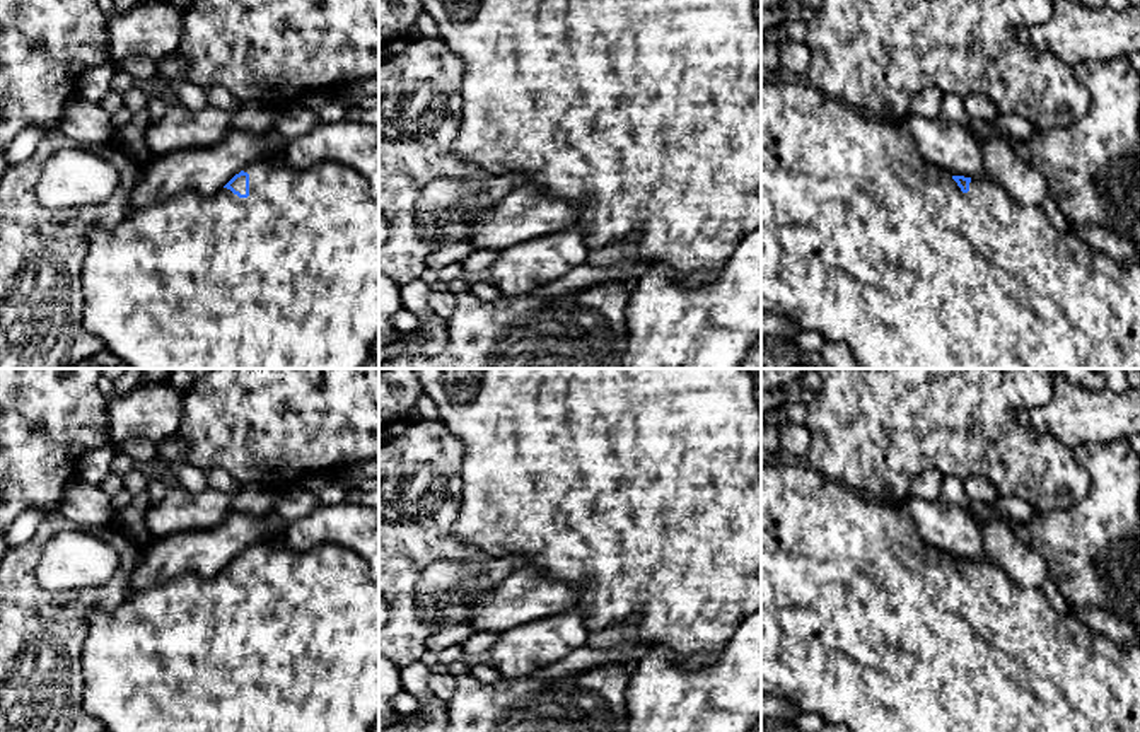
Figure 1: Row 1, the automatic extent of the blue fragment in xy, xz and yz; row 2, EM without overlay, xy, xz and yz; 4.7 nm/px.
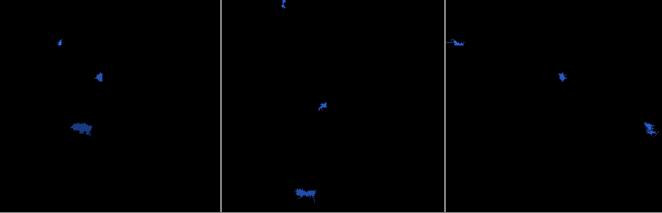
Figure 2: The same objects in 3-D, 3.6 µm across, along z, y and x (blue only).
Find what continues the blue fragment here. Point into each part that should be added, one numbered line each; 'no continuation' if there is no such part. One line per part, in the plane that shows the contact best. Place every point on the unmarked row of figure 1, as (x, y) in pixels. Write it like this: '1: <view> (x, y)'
1: xy (296, 647)

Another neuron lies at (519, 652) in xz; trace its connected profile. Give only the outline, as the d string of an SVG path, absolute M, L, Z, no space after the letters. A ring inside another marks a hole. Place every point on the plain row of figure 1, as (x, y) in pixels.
M580 609L532 619L500 633L490 648L491 665L503 681L527 679L585 647L589 635L587 618Z

